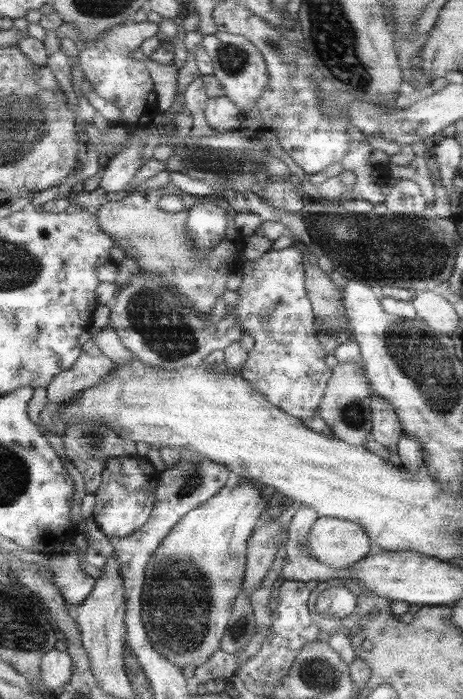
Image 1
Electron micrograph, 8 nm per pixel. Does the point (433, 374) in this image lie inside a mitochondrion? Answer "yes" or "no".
yes

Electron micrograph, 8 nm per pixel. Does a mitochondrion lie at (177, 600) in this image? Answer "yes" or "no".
yes

